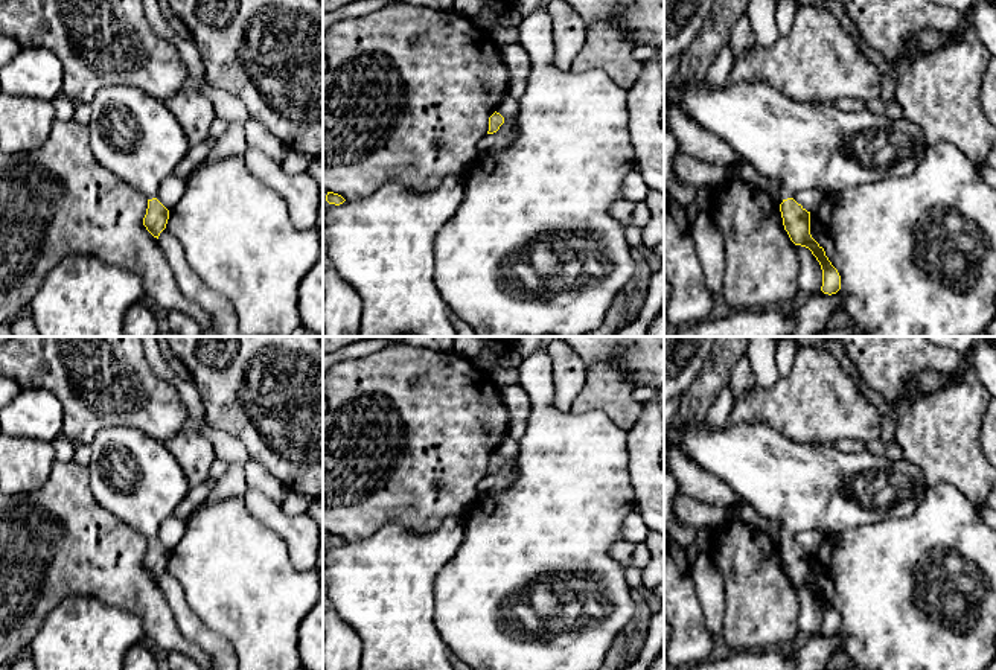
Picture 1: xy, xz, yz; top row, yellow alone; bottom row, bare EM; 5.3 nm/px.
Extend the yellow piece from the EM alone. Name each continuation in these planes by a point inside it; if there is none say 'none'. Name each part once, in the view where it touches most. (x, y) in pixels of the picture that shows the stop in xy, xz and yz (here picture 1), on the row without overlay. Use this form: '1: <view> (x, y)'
1: yz (801, 486)

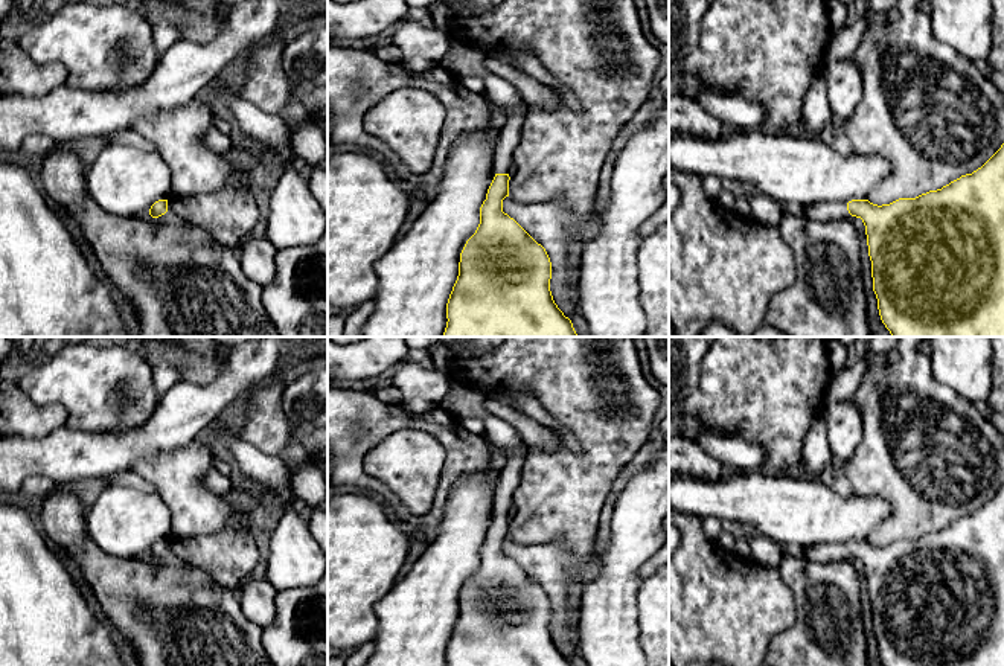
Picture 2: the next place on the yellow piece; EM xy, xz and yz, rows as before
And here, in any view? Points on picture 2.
1: xz (463, 401)

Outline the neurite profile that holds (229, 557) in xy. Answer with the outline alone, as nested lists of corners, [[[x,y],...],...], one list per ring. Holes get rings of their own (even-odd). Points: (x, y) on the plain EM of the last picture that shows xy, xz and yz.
[[[230,520],[222,532],[171,538],[168,550],[181,564],[203,570],[216,584],[238,591],[257,564],[259,549],[250,527],[239,529]]]

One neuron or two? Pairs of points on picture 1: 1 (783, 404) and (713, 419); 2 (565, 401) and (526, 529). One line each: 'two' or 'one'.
1: two
2: two

